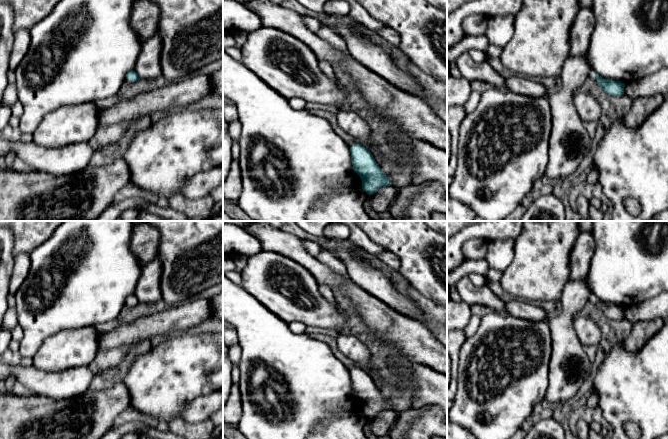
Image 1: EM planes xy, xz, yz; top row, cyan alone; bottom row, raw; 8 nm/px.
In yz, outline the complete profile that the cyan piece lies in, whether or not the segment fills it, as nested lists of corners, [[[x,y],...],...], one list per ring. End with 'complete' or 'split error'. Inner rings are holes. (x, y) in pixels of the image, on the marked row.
[[[591,68],[589,70],[588,77],[594,82],[598,83],[599,86],[609,95],[612,96],[623,96],[625,84],[620,81],[609,81],[594,72]]]; split error

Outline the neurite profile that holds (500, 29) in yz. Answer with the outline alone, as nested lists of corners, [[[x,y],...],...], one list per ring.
[[[515,16],[490,17],[485,35],[489,45],[504,47],[514,34]]]

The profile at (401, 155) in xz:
[[[386,132],[384,138],[394,151],[394,156],[398,164],[405,167],[411,166],[409,154],[406,150],[405,144],[396,136],[397,132]]]

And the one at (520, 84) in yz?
[[[513,74],[506,79],[506,90],[534,98],[547,96],[545,87],[538,79],[519,74]]]

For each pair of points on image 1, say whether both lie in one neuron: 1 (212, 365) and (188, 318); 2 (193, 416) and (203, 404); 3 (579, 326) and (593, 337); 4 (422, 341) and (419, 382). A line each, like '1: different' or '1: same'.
1: different
2: same
3: same
4: different

